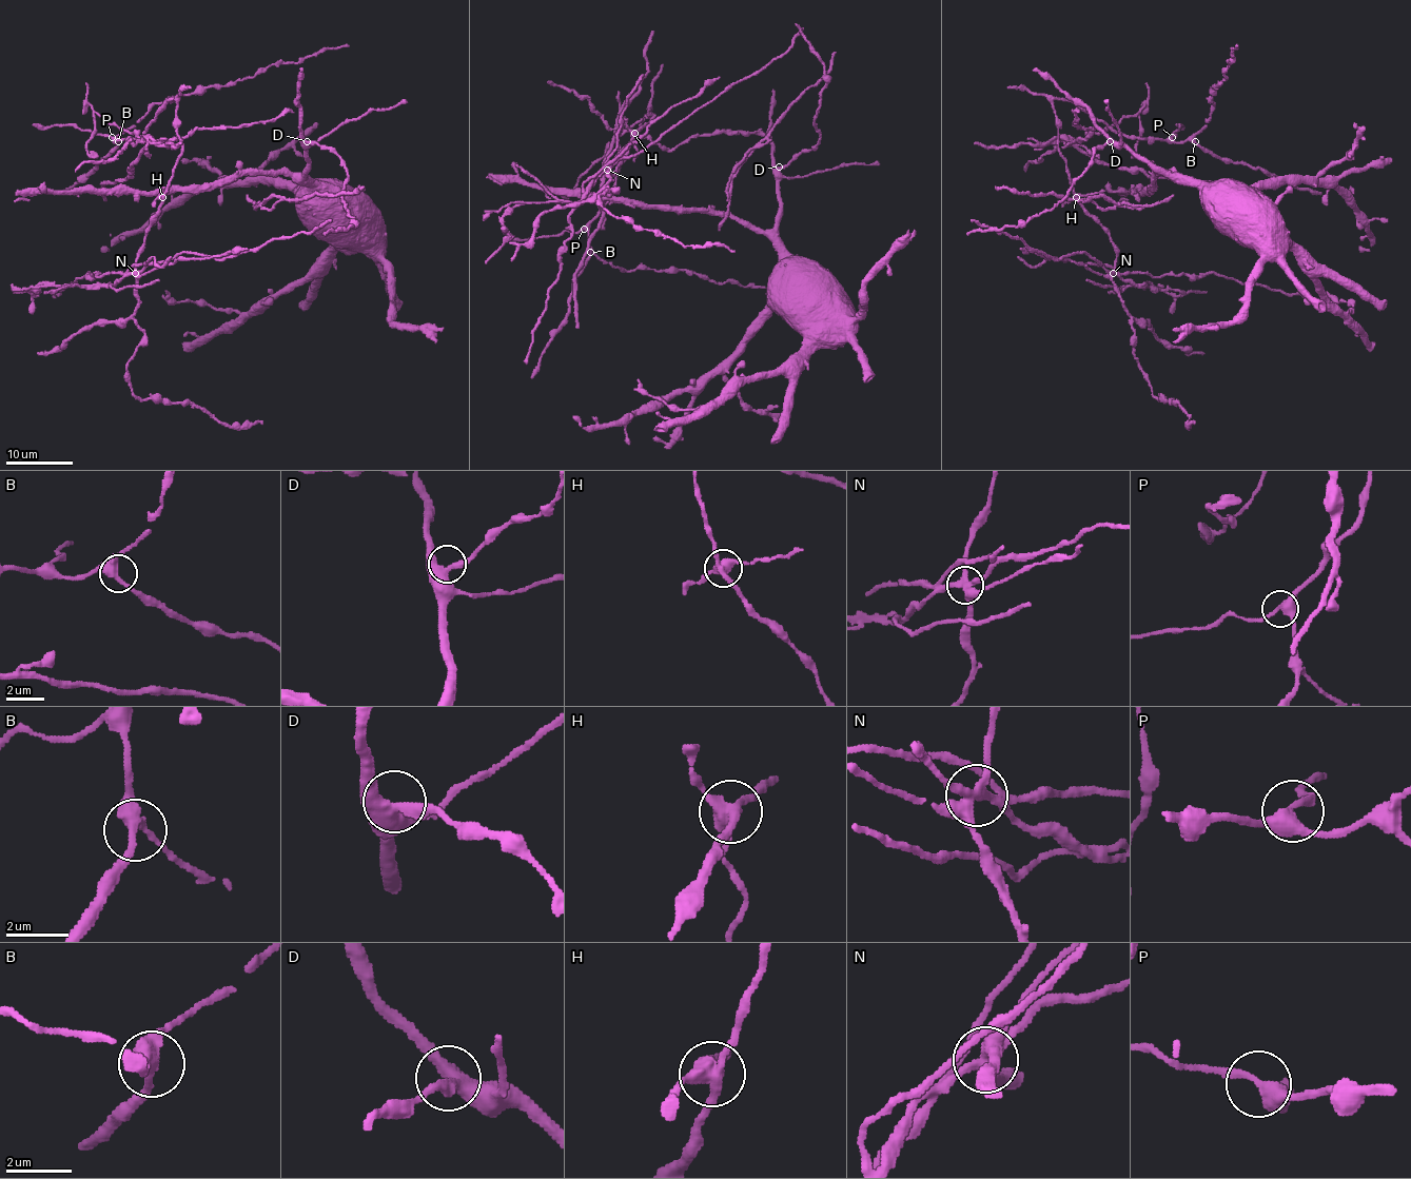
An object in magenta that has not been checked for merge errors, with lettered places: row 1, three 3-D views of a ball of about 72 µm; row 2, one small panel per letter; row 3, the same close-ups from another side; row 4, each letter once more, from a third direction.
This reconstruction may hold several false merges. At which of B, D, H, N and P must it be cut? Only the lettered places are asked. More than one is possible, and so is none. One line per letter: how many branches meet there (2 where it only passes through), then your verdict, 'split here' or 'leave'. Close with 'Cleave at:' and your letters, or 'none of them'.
B: 3 | leave
D: 3 | leave
H: 4 | split here
N: 5 | split here
P: 3 | leave
Cleave at: H, N

